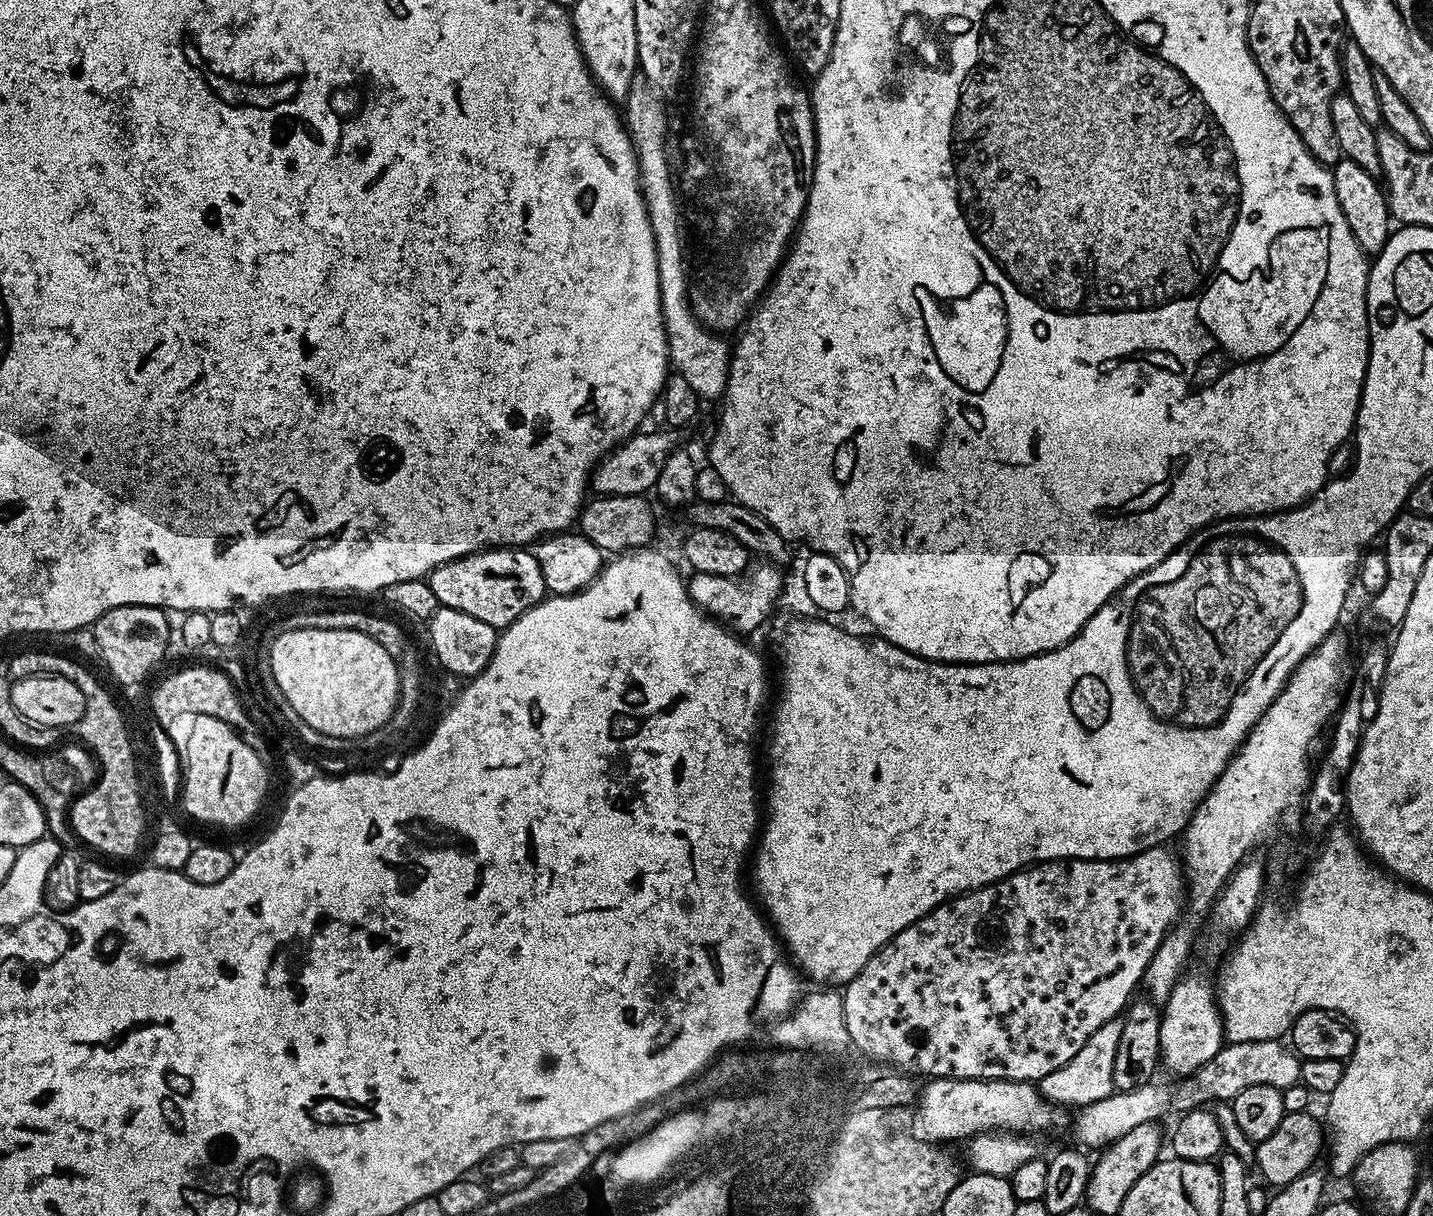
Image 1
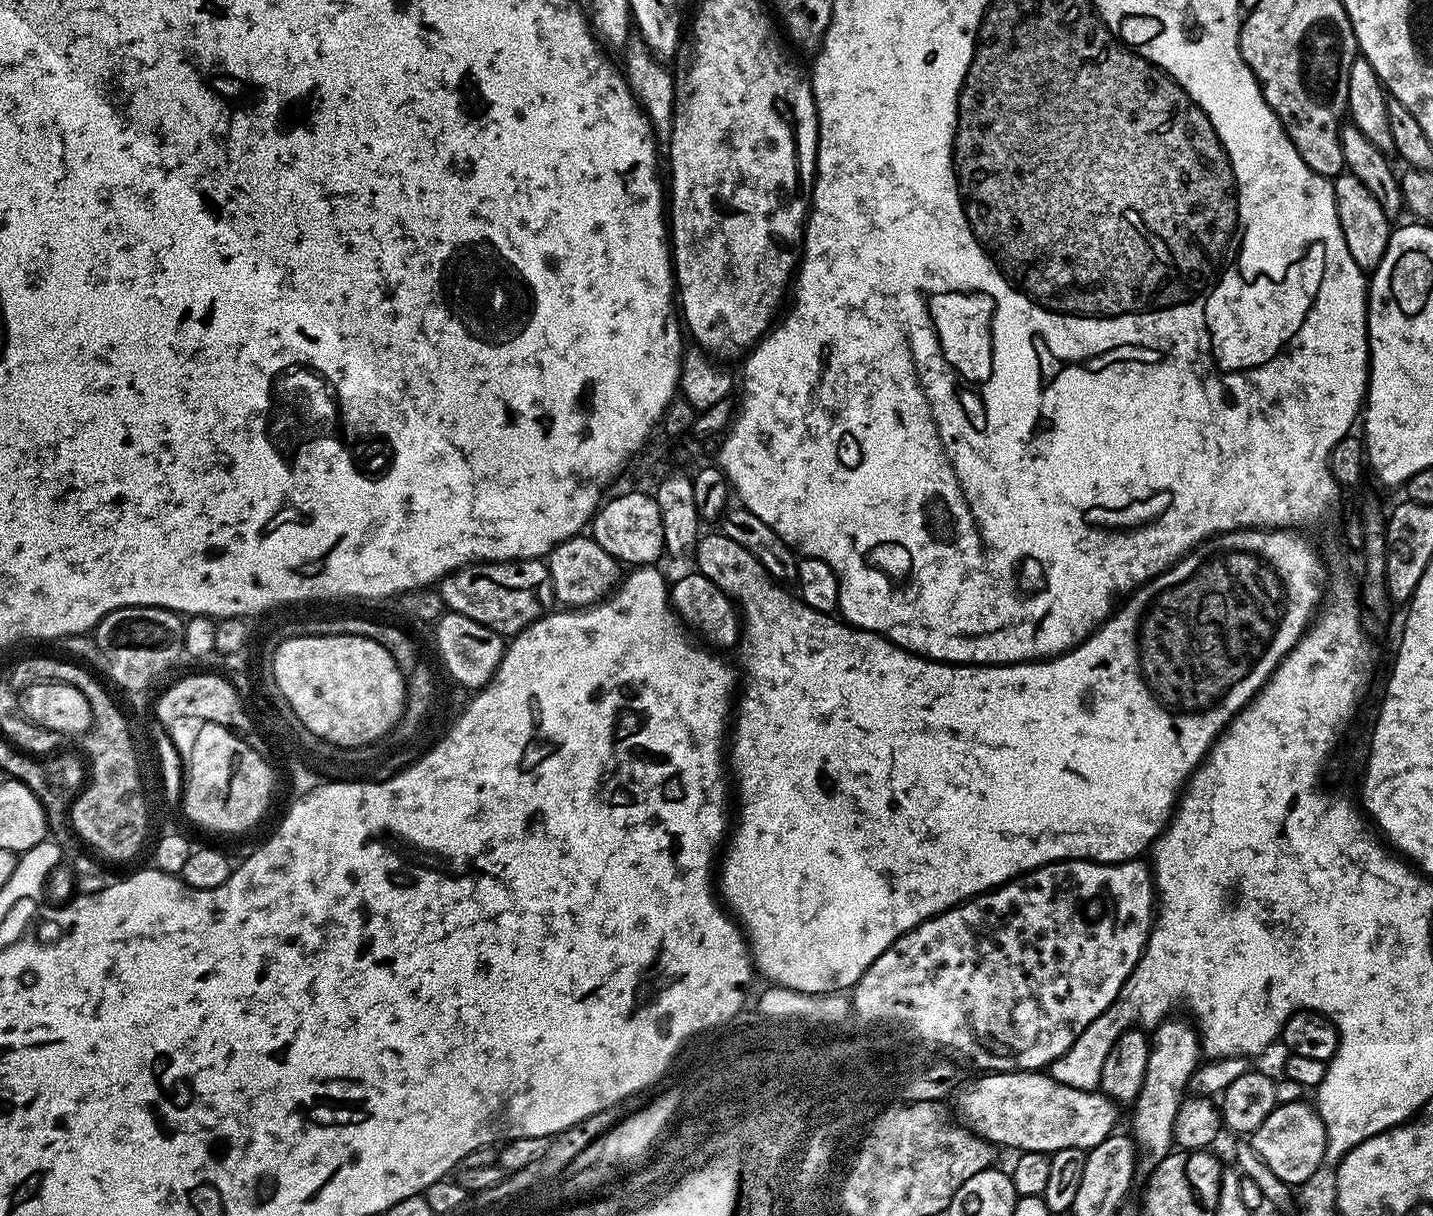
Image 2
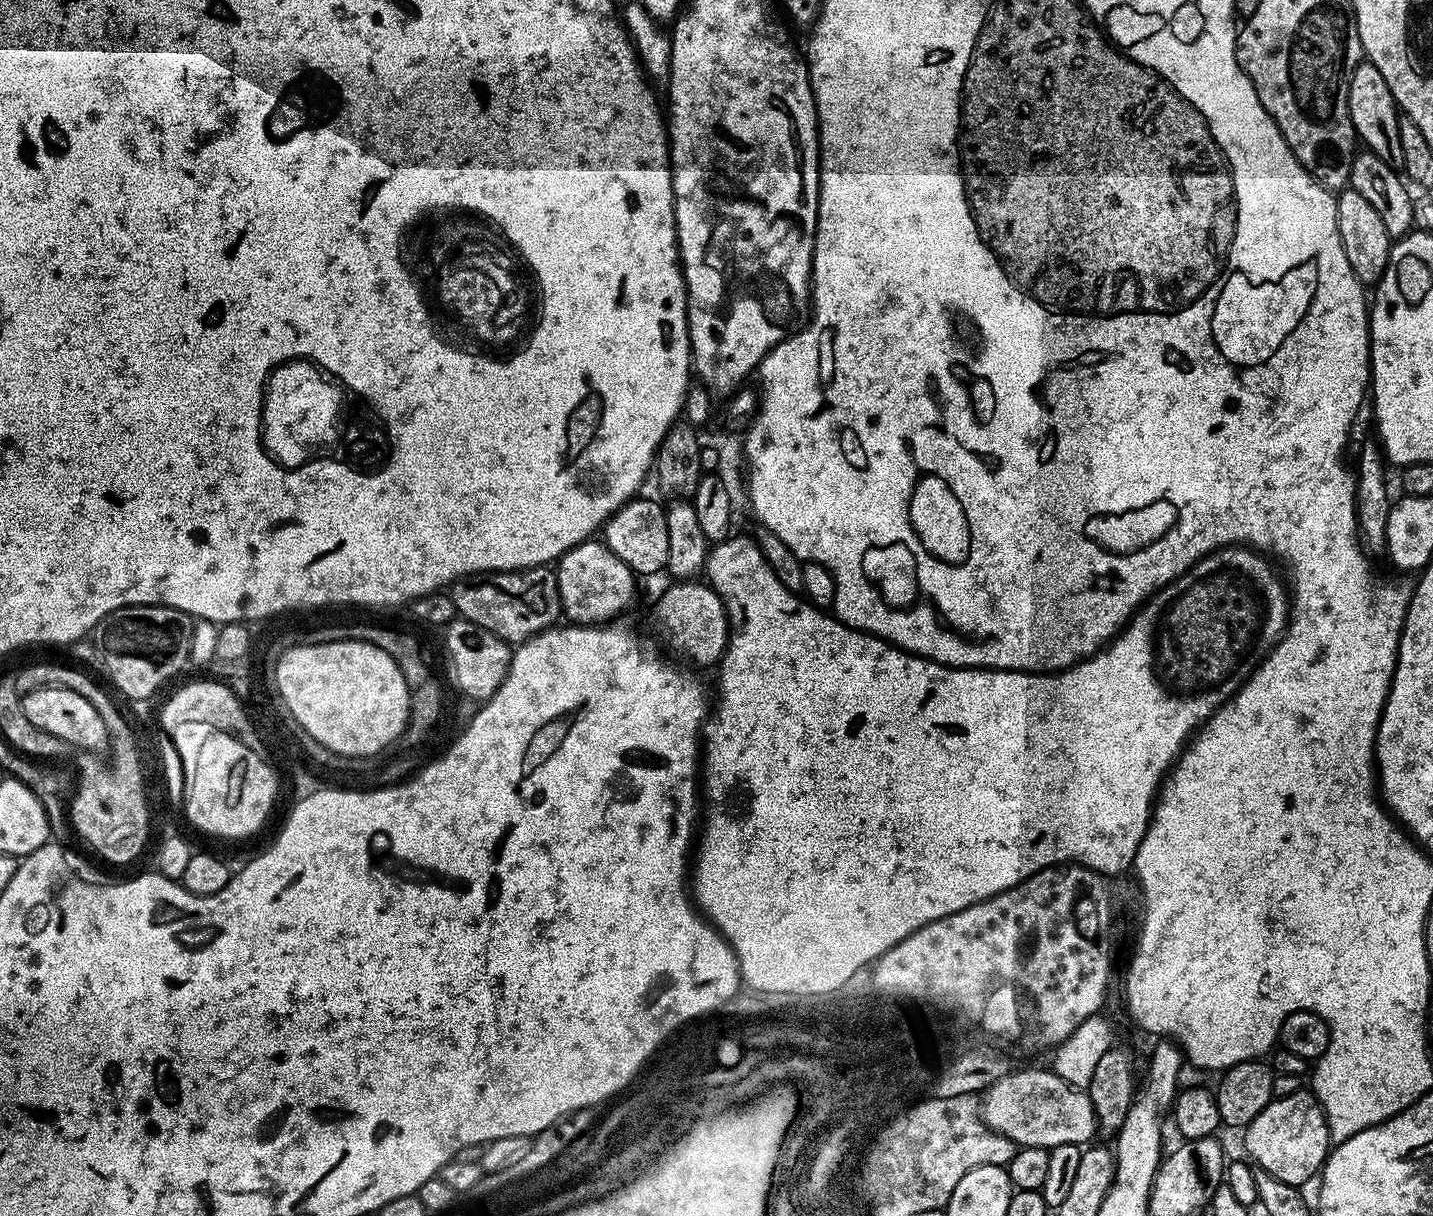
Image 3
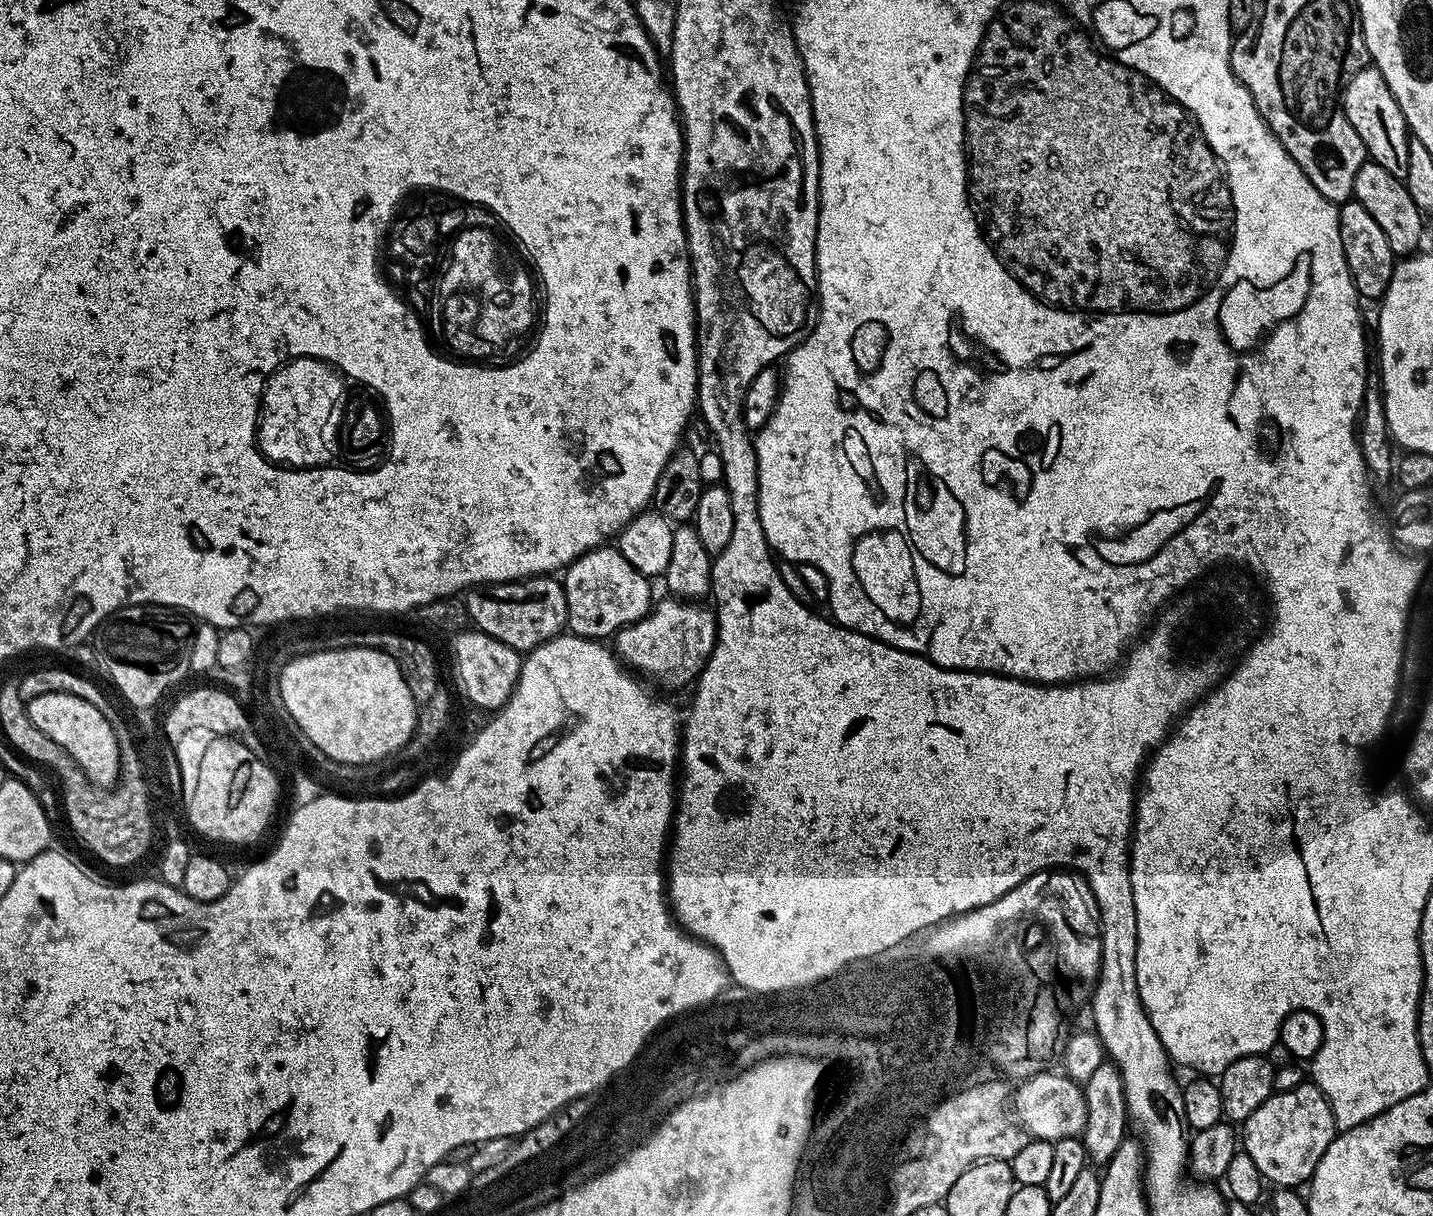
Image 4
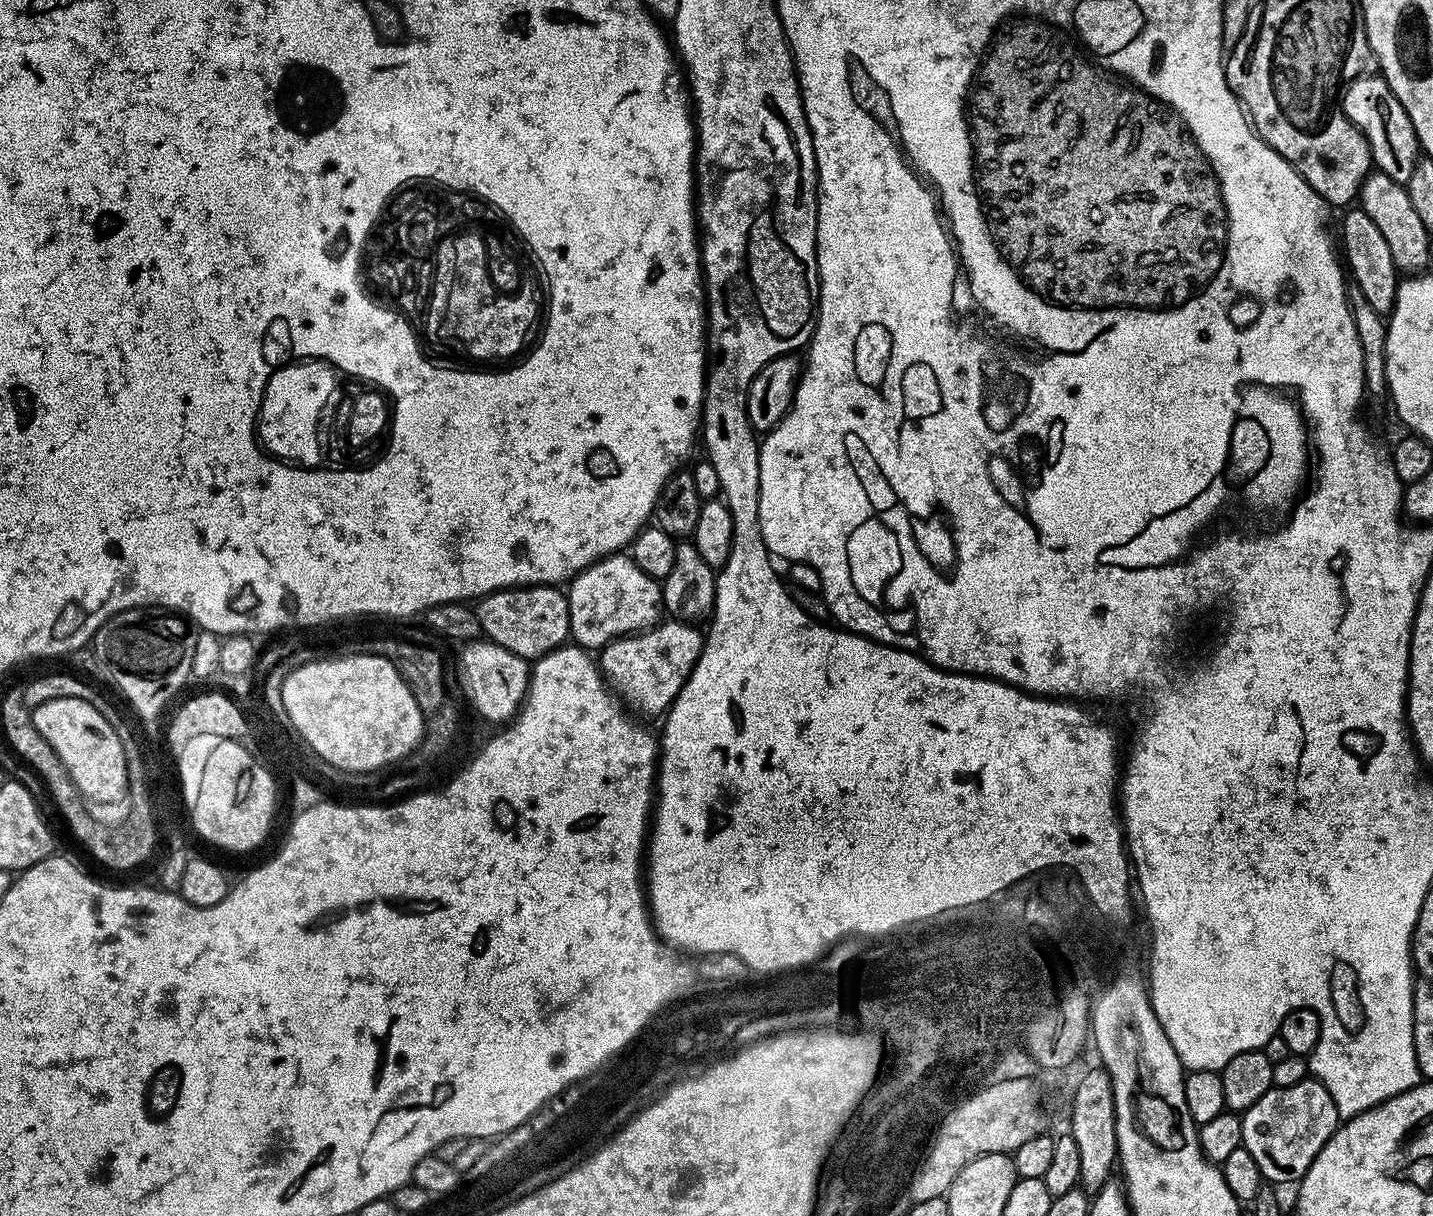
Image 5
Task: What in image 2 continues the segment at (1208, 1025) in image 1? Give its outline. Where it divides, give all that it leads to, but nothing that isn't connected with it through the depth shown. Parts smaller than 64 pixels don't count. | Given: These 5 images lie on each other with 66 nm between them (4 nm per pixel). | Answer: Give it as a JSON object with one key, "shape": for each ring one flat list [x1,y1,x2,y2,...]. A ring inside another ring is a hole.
{"shape":[[1176,1019,1163,1020,1151,1033,1146,1078,1142,1082,1138,1098,1130,1108,1130,1135,1135,1140,1139,1171,1144,1174,1153,1172,1158,1162,1162,1162,1168,1157,1169,1152,1173,1151,1174,1118,1188,1090,1188,1080,1202,1063,1202,1049,1197,1029,1187,1019]]}

